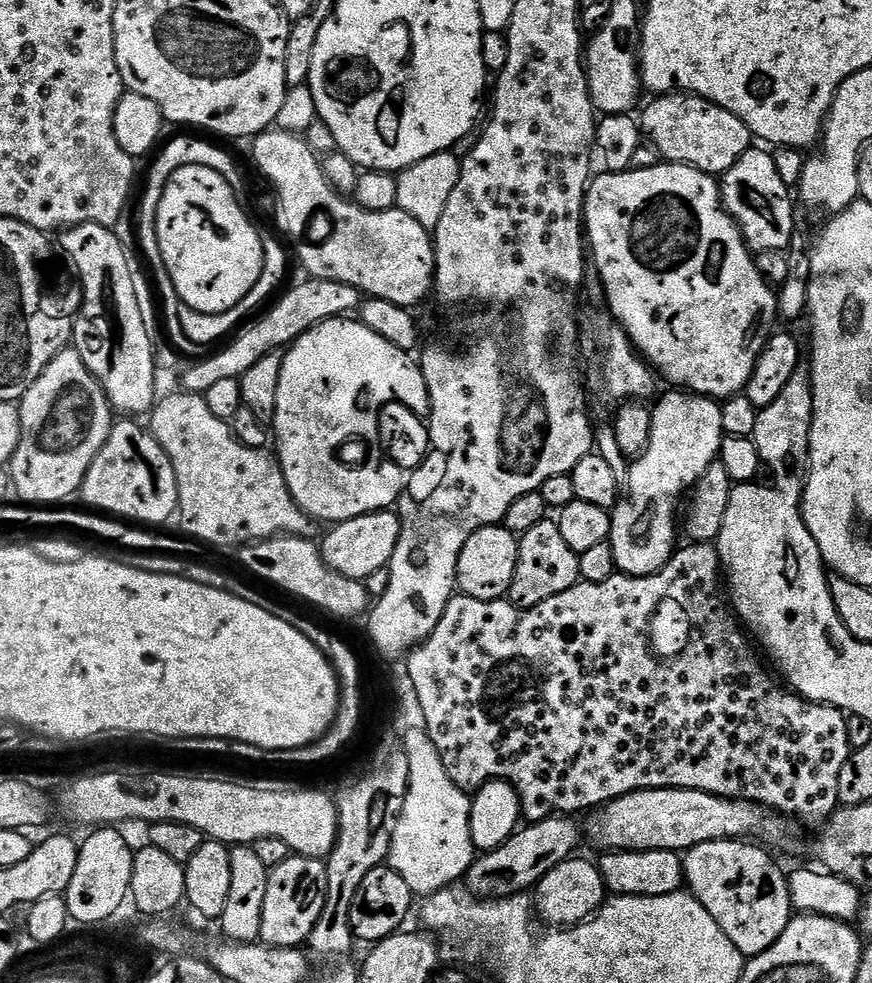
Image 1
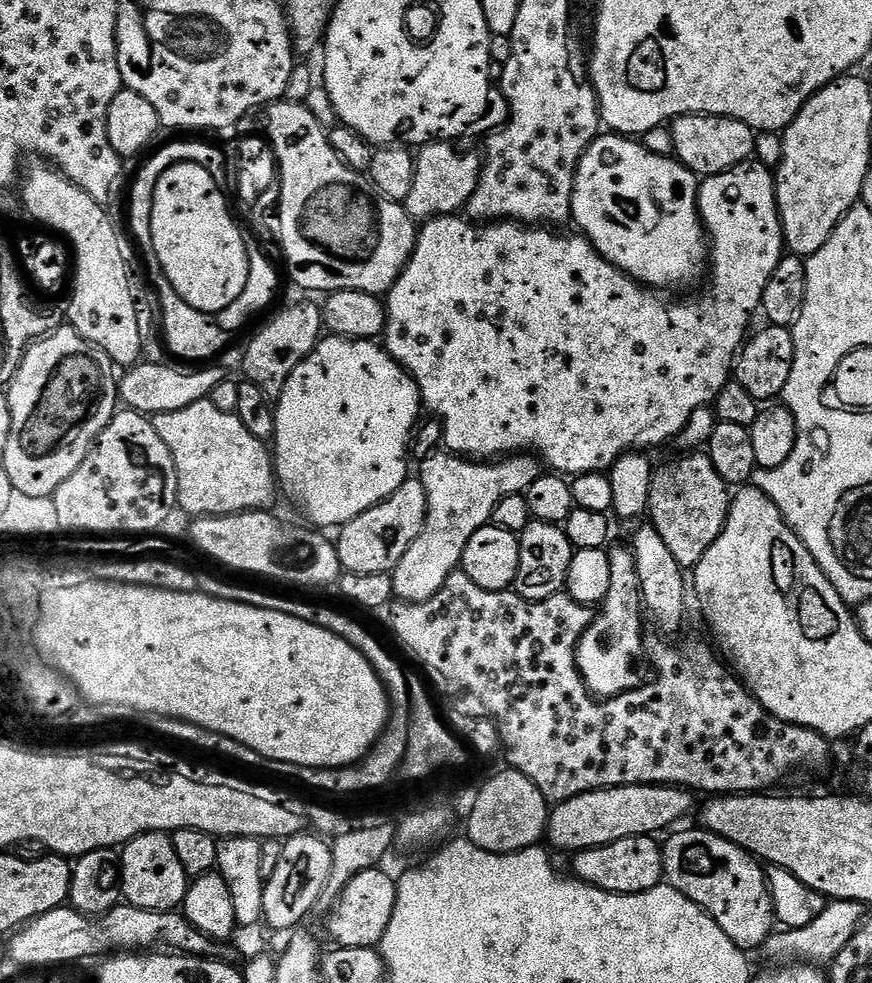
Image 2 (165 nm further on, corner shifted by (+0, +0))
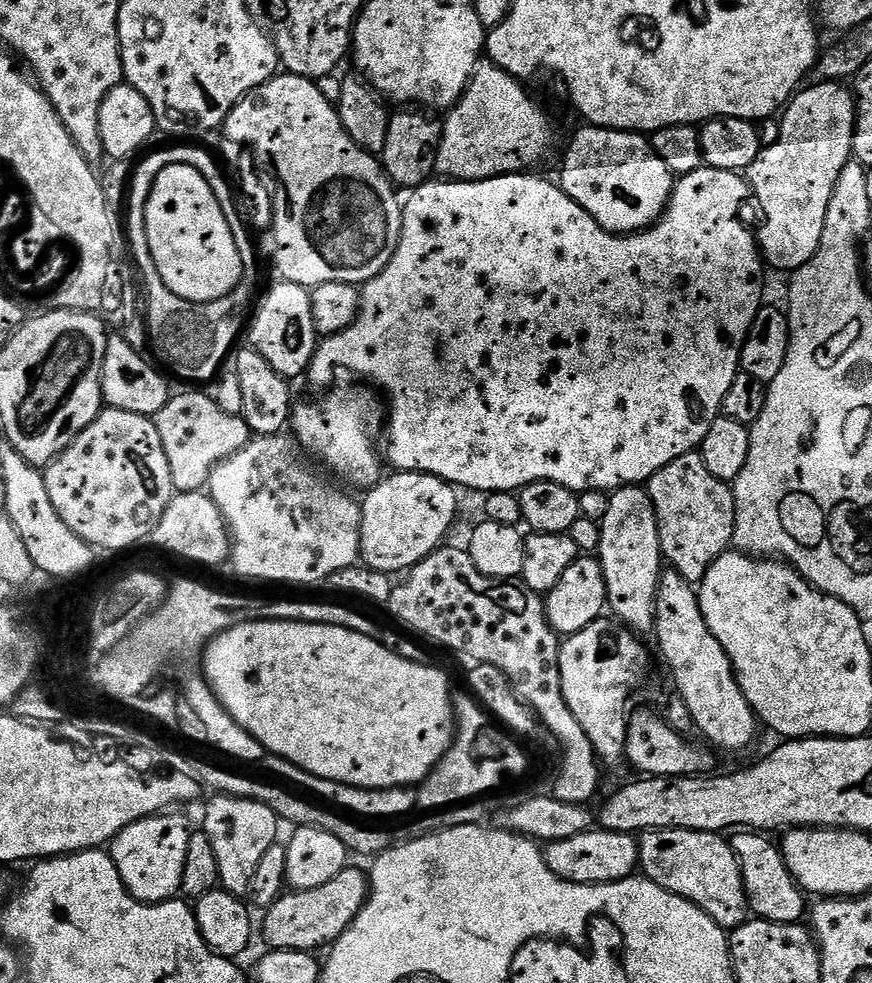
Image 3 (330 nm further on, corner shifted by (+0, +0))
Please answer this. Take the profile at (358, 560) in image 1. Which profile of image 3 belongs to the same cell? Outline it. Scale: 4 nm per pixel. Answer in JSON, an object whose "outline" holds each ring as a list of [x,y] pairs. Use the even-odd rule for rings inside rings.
{"outline":[[[396,472],[392,477],[381,479],[362,500],[360,509],[360,560],[379,572],[389,574],[407,573],[418,562],[422,562],[430,553],[445,543],[444,535],[452,528],[456,520],[457,489],[436,476],[427,476],[424,472]]]}

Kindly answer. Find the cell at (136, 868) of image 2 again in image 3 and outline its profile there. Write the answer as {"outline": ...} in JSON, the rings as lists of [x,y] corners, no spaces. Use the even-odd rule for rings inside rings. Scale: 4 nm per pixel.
{"outline":[[[157,814],[126,826],[112,839],[110,855],[124,889],[143,904],[162,904],[181,895],[182,870],[186,870],[186,846],[193,829],[180,816]]]}

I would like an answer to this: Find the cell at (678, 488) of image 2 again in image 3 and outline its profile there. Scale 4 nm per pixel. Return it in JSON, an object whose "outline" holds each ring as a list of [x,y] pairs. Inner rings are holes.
{"outline":[[[699,451],[674,458],[646,482],[660,535],[660,551],[670,568],[690,585],[699,585],[712,563],[733,547],[736,503],[731,487],[706,470]]]}

